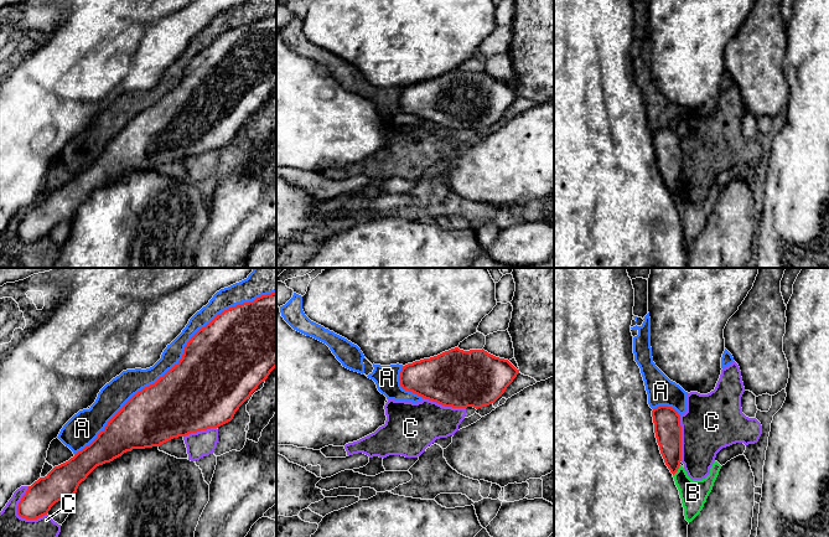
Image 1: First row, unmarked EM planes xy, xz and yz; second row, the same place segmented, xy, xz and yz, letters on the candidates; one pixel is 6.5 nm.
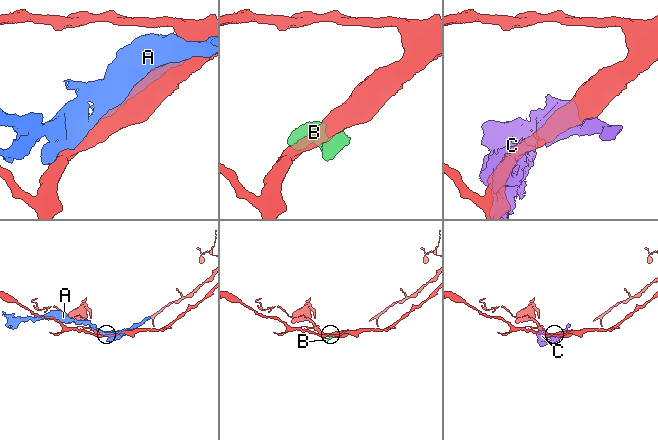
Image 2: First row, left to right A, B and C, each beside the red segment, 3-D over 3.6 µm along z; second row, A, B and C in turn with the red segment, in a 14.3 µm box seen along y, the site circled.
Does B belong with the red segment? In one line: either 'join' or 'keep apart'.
keep apart

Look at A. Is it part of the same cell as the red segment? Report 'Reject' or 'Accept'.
Reject

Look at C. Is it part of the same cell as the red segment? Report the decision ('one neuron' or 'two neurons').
two neurons

